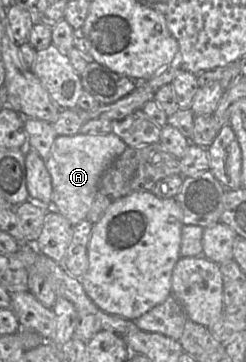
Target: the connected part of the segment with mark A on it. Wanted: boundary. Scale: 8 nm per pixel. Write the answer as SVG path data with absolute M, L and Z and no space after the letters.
M80 132L73 136L57 136L51 154L45 161L52 180L52 208L62 214L74 227L86 221L103 173L127 148L125 142L113 133Z

